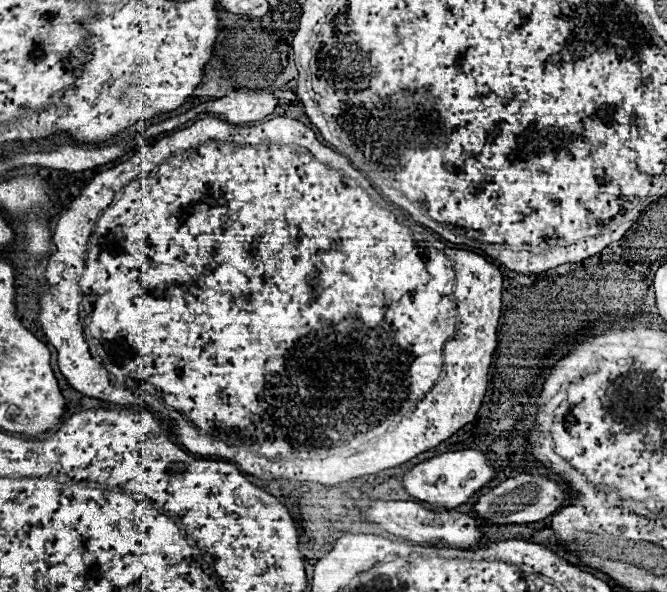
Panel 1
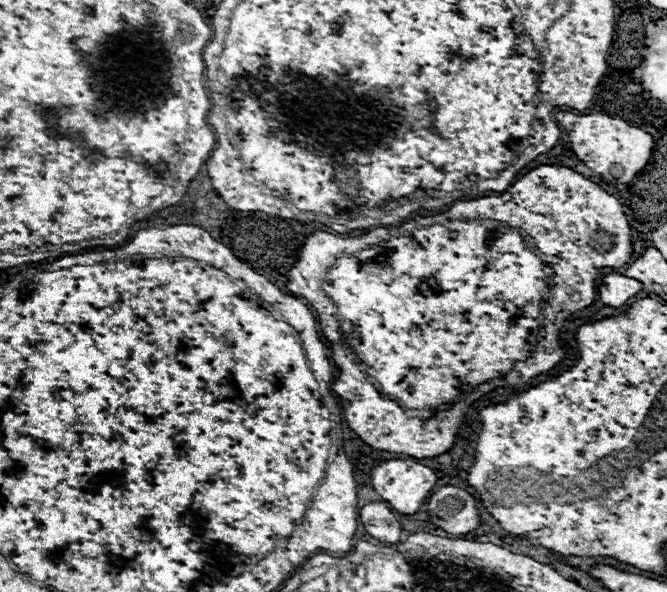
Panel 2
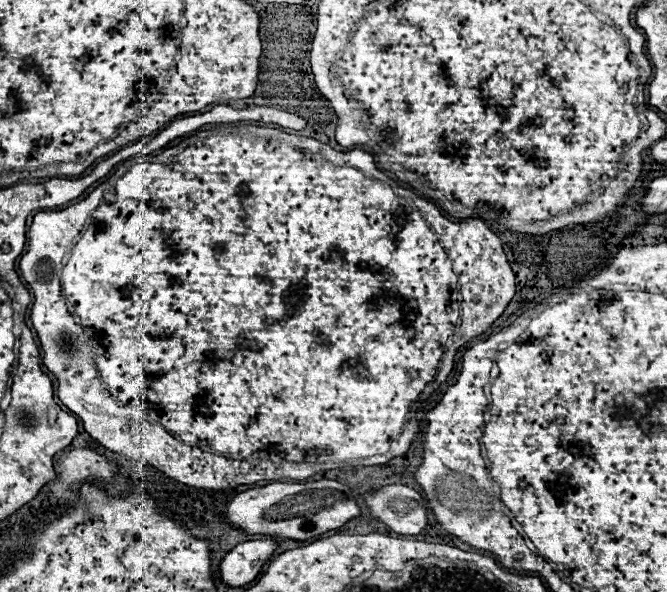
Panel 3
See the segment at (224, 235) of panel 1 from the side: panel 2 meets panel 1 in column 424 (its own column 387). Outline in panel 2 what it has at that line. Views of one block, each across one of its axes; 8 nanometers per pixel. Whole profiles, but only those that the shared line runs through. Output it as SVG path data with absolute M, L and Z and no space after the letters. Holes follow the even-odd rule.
M542 164L542 166L538 166L538 168L532 168L528 174L524 174L524 176L520 176L506 192L502 192L500 196L488 195L488 198L479 197L478 200L468 200L462 201L458 200L454 202L454 208L450 207L445 213L444 217L450 220L450 222L444 222L444 224L434 224L440 222L440 215L438 214L429 215L429 216L420 216L417 218L417 221L410 220L407 221L406 224L402 224L402 226L398 226L398 228L390 228L390 238L386 238L386 240L378 240L378 246L370 246L370 244L374 244L376 242L376 238L368 232L368 234L362 234L362 236L358 236L358 238L342 238L342 236L336 236L336 234L310 234L308 238L306 238L306 242L304 242L304 246L302 246L302 250L300 250L300 256L298 256L298 262L292 266L292 270L290 270L290 282L288 282L288 292L292 292L292 294L298 294L298 296L302 296L302 298L306 298L308 300L308 304L314 308L314 312L316 312L316 318L318 318L318 324L320 324L320 330L322 330L322 334L324 334L324 338L330 342L330 350L332 350L332 360L334 360L334 364L336 364L336 368L340 370L340 374L336 376L336 380L334 380L334 384L332 384L332 390L340 396L340 404L342 404L342 412L350 412L350 414L354 414L354 418L344 418L346 420L346 424L350 426L350 430L354 430L356 428L356 432L360 432L358 436L368 444L368 446L372 446L372 448L378 448L378 450L386 450L386 452L402 452L402 454L408 454L408 456L414 456L414 458L432 458L432 456L438 456L438 454L444 454L444 452L448 452L450 450L450 446L454 444L454 440L456 440L456 434L458 434L458 422L460 422L460 418L448 418L448 408L449 405L456 402L465 402L472 403L475 399L478 399L480 396L480 386L484 383L489 382L489 380L494 380L494 378L500 378L501 380L494 380L492 384L506 384L506 382L502 382L502 380L506 380L506 378L510 378L510 382L508 384L517 384L517 386L525 385L530 378L534 378L534 376L538 376L540 372L546 372L546 370L550 370L550 368L554 368L560 360L563 360L567 356L567 349L565 346L562 347L561 341L559 342L559 335L561 333L561 329L563 327L563 323L571 317L576 310L582 310L582 308L586 308L586 306L590 306L592 302L594 302L594 298L596 298L596 290L594 290L594 282L596 282L596 276L598 276L598 272L602 270L602 268L618 268L618 266L624 266L626 262L630 262L630 256L632 256L632 242L630 242L630 226L628 226L628 220L626 220L626 214L622 212L622 204L618 202L618 198L614 198L614 196L610 196L606 190L602 190L598 184L594 184L594 182L590 182L590 180L586 180L582 174L578 174L578 172L574 172L572 168L566 168L566 166L550 166L550 164ZM472 218L476 218L476 220L472 220ZM458 220L468 220L468 222L458 222ZM484 220L484 222L482 222ZM490 220L500 220L500 222L506 222L506 224L510 224L512 228L516 228L518 232L514 232L510 226L506 226L506 224L500 224L500 222L490 222ZM420 222L428 222L428 224L420 224ZM416 224L416 226L414 226ZM432 225L432 226L430 226ZM424 227L424 228L422 228ZM432 230L432 232L430 232ZM422 236L424 236L424 240L422 240ZM522 238L524 238L524 242L528 242L526 246L530 246L530 248L534 248L536 252L532 252L532 250L528 250L526 246L524 246L524 242L522 242ZM370 246L370 248L368 248ZM362 250L362 252L360 252ZM356 252L356 254L354 254ZM340 254L348 254L348 256L340 256ZM350 254L354 254L354 256L350 256ZM338 258L338 260L336 260ZM334 262L334 264L332 264ZM330 270L330 272L328 272ZM312 278L312 280L310 280ZM548 292L548 294L546 294ZM546 294L546 298L544 298L544 302L542 302L542 296ZM542 306L544 306L544 312L542 312ZM338 332L342 334L342 340L346 340L346 348L350 348L350 350L346 350L344 346L340 346L340 350L338 350ZM546 332L546 333L545 333ZM354 352L358 352L358 358L362 360L362 364L358 362L358 358L356 358L356 354ZM340 356L340 358L338 358ZM532 356L532 358L530 358ZM338 360L340 360L340 366L338 366ZM526 360L526 362L524 362ZM368 366L368 368L366 368ZM366 372L370 372L370 378L372 380L376 380L382 388L384 388L384 392L386 392L386 396L382 394L382 388L376 384L376 382L368 382L366 380ZM388 396L394 396L394 400L398 400L398 404L392 400L392 398L388 398ZM455 397L455 398L454 398ZM400 404L404 404L404 408L400 406ZM438 410L442 410L442 412L438 412ZM438 412L438 414L436 414ZM434 415L434 416L433 416ZM432 417L432 418L431 418ZM444 422L444 424L442 424Z

